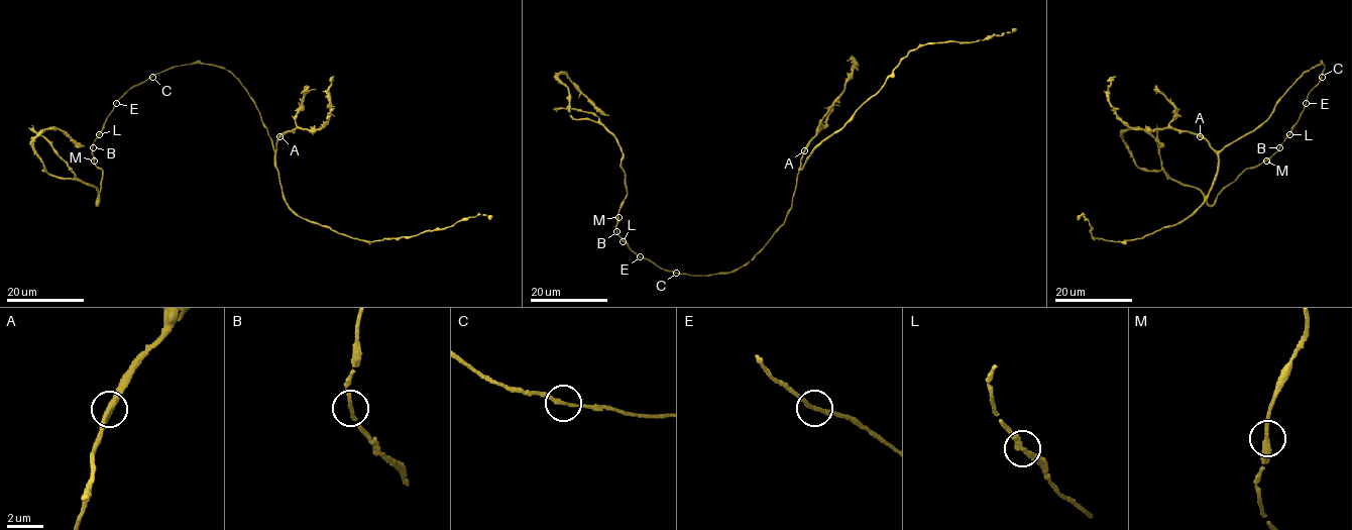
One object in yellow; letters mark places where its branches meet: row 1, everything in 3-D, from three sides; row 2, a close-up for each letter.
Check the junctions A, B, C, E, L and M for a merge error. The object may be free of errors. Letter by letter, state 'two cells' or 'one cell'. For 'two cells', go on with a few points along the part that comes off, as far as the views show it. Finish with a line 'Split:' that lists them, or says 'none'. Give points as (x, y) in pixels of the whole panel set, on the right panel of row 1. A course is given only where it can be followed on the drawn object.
A: one cell
B: one cell
C: one cell
E: one cell
L: one cell
M: one cell
Split: none

